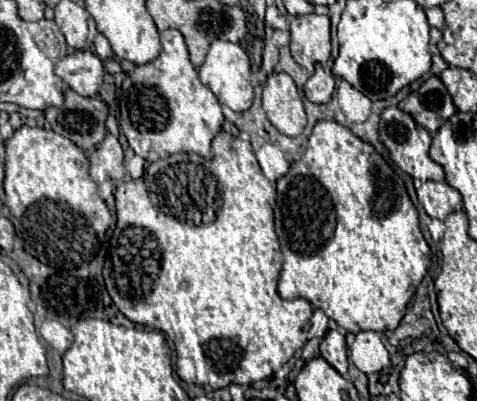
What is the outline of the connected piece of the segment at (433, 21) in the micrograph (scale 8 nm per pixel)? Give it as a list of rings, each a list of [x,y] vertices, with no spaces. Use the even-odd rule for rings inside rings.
[[[430,7],[430,9],[426,9],[426,17],[428,17],[428,23],[430,23],[432,27],[438,27],[438,29],[444,27],[444,13],[442,13],[440,7]]]

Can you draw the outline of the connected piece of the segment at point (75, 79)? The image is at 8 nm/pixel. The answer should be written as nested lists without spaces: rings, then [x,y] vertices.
[[[72,51],[56,63],[56,75],[78,95],[94,97],[102,85],[104,67],[92,51]]]

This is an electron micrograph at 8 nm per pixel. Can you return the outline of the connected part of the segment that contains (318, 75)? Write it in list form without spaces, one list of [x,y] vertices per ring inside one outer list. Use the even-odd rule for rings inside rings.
[[[316,63],[314,75],[304,83],[306,99],[320,105],[320,103],[328,103],[332,99],[332,93],[334,93],[334,75],[324,71],[324,67]]]

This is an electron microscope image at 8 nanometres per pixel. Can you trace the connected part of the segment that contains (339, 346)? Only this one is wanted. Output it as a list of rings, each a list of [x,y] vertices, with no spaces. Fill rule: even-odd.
[[[330,329],[322,343],[320,343],[320,355],[340,373],[346,375],[348,373],[348,357],[346,357],[346,339],[342,333],[338,333],[338,329]]]

